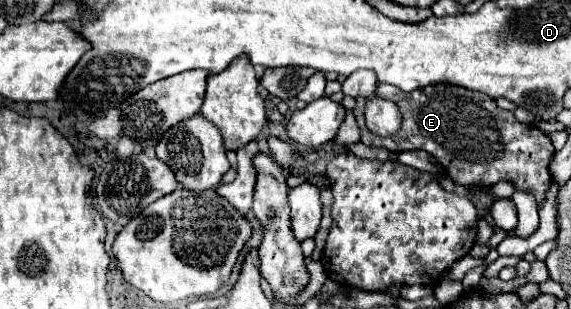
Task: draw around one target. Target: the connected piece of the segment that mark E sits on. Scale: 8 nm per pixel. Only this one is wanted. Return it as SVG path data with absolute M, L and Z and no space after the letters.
M377 83L375 93L379 95L379 99L391 99L399 107L403 123L399 131L395 135L389 135L387 139L383 139L381 135L371 135L363 119L367 99L357 99L355 117L361 129L361 141L365 145L385 147L397 153L423 149L437 157L455 185L489 187L499 181L507 181L515 187L515 191L531 193L537 199L537 205L545 201L545 195L553 183L549 161L555 153L555 147L549 135L541 129L519 123L511 111L499 109L493 99L487 99L487 95L455 85L439 83L413 93L405 93L399 91L395 85Z

